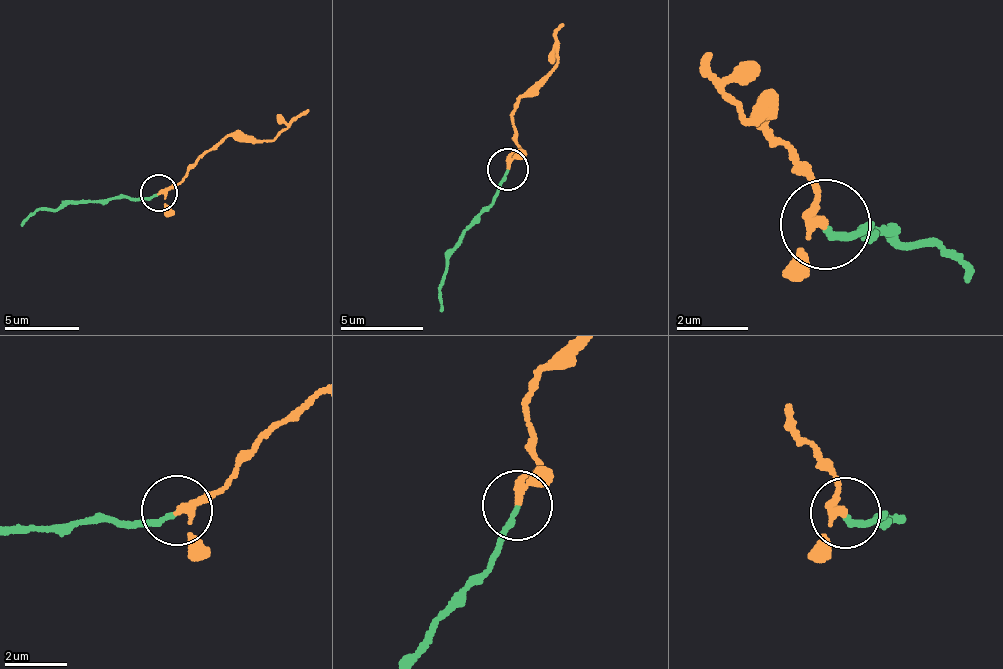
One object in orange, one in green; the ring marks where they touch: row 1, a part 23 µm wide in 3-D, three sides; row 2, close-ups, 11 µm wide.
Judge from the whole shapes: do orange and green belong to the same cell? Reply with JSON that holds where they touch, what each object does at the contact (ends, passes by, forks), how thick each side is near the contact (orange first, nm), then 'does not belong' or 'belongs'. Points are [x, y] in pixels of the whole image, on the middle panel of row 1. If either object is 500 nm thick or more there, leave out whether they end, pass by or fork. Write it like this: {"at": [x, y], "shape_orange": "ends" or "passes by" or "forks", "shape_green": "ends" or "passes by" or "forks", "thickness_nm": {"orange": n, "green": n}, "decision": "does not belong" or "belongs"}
{"at": [507, 169], "shape_orange": "passes by", "shape_green": "ends", "thickness_nm": {"orange": 190, "green": 150}, "decision": "belongs"}

